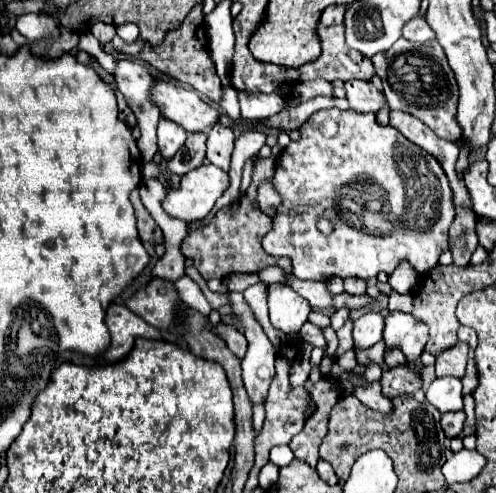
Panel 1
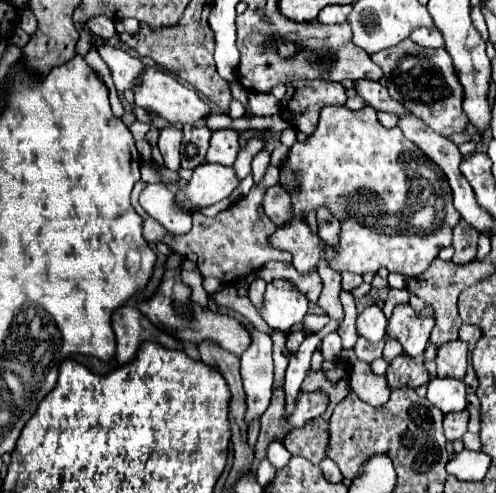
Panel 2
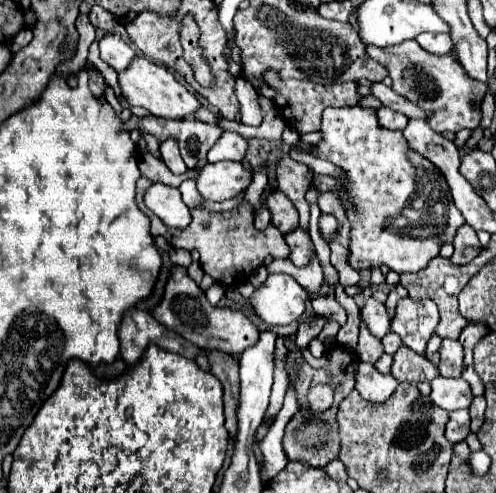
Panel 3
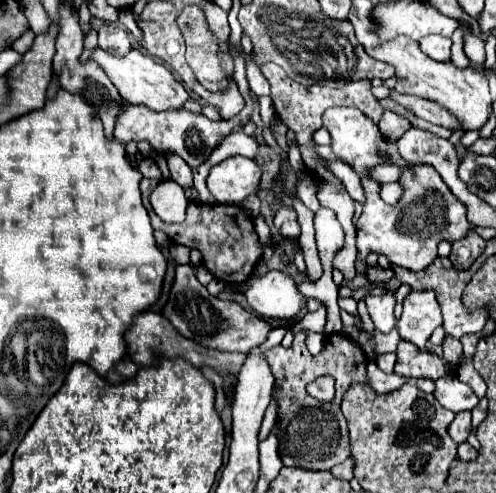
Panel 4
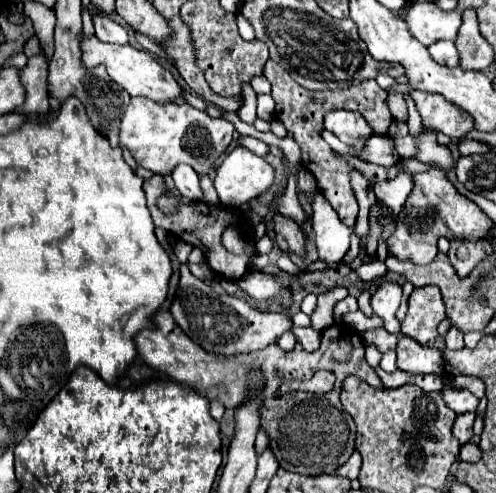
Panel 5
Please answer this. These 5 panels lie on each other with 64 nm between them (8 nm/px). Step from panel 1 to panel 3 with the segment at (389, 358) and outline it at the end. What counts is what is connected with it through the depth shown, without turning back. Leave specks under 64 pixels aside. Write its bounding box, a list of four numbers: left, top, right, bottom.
[380,332,402,354]

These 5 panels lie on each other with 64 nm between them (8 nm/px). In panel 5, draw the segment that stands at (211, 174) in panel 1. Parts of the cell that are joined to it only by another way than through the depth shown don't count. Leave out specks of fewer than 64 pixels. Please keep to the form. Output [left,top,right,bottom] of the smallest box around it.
[214,146,274,206]

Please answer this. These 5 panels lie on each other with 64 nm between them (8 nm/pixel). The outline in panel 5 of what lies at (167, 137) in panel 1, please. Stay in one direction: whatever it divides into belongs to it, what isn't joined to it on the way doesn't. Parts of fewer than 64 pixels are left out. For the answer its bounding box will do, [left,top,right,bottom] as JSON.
[172,164,204,202]

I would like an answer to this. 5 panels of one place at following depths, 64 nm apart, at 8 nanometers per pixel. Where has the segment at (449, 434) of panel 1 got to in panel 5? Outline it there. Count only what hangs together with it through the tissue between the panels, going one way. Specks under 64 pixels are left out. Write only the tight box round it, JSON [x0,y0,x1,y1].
[452,412,476,444]

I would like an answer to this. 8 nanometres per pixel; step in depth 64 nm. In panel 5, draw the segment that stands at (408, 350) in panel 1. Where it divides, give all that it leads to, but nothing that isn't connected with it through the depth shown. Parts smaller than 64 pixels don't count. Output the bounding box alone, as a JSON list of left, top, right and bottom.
[402,286,446,346]

